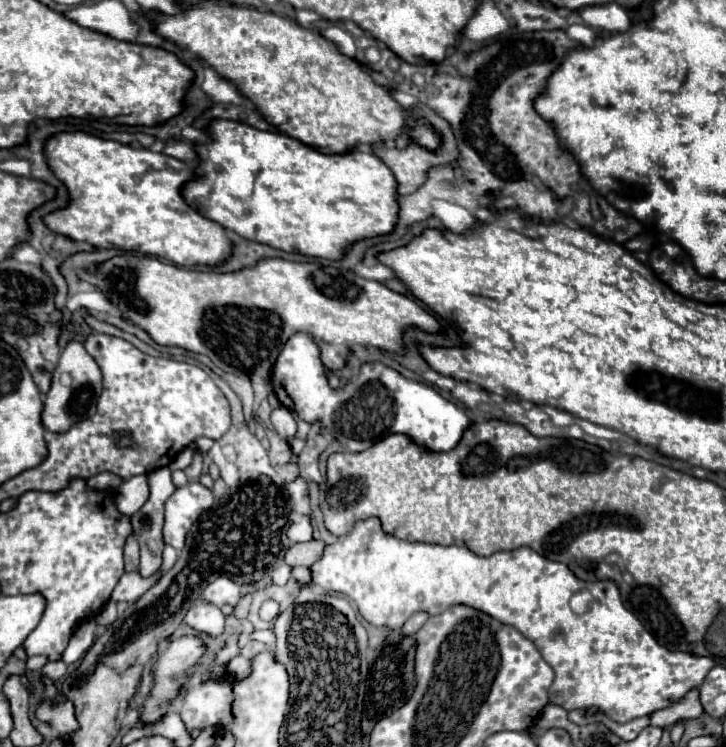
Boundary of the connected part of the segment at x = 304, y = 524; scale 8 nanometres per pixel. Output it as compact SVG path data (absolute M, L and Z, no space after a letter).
M303 516L299 522L293 522L291 526L289 526L289 530L287 530L287 536L289 536L289 540L293 542L293 544L297 544L297 542L309 542L311 540L311 522L309 522L309 518L307 516Z

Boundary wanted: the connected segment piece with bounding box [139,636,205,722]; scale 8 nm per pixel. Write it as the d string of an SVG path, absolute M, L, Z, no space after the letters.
M183 636L169 644L167 654L157 660L153 694L139 706L139 722L157 722L167 712L169 702L177 698L179 688L187 682L183 672L191 670L203 652L203 642L195 636Z

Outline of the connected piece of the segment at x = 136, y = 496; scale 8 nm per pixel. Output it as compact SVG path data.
M133 476L119 486L119 490L115 494L115 506L125 516L131 516L145 504L147 498L149 498L147 478L145 476Z

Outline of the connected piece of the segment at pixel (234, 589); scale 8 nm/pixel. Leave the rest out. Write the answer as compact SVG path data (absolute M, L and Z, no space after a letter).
M217 578L215 582L211 582L205 590L201 600L207 604L215 604L215 606L223 606L223 604L231 604L235 606L239 602L241 594L239 594L239 586L227 578Z

